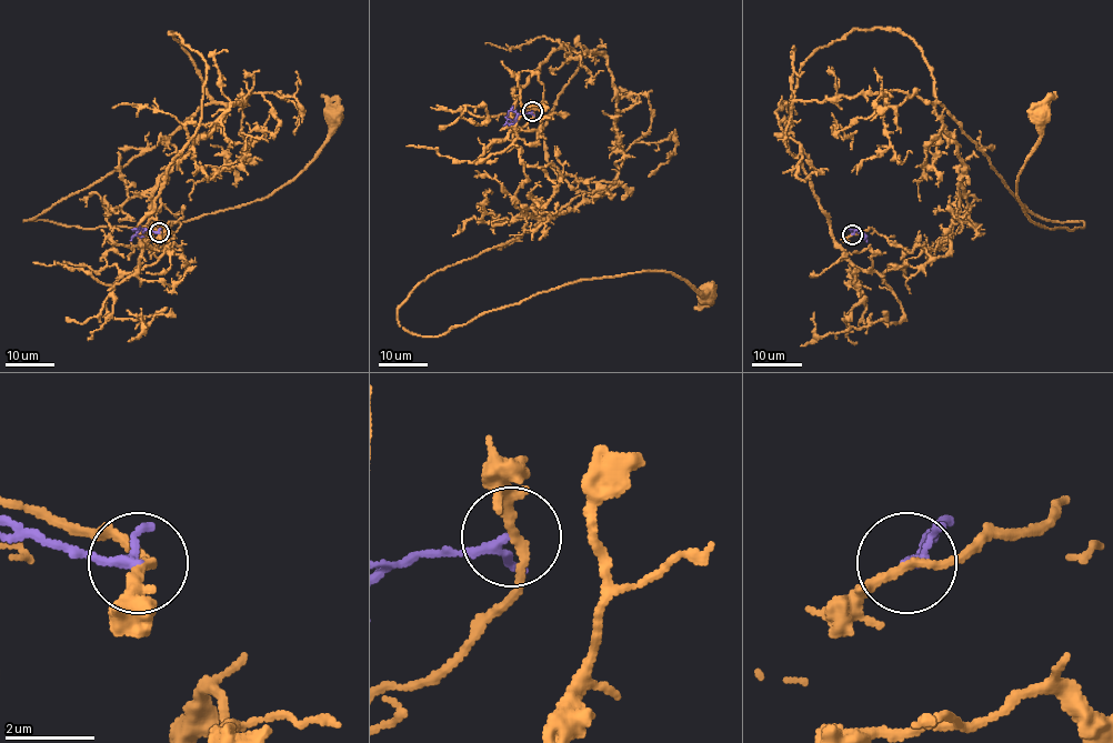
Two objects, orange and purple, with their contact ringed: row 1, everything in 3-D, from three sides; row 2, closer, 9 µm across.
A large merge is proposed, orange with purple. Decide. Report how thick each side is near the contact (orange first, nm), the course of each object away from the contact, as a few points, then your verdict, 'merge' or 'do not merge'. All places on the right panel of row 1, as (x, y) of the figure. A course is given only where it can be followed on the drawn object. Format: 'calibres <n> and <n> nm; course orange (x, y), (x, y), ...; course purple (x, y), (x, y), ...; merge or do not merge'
calibres 190 and 160 nm; course orange (852, 234), (950, 249), (963, 162), (936, 100), (1022, 203), (1082, 227), (1040, 226), (1016, 198), (1043, 111); course purple (852, 234), (859, 229), (866, 242); do not merge

